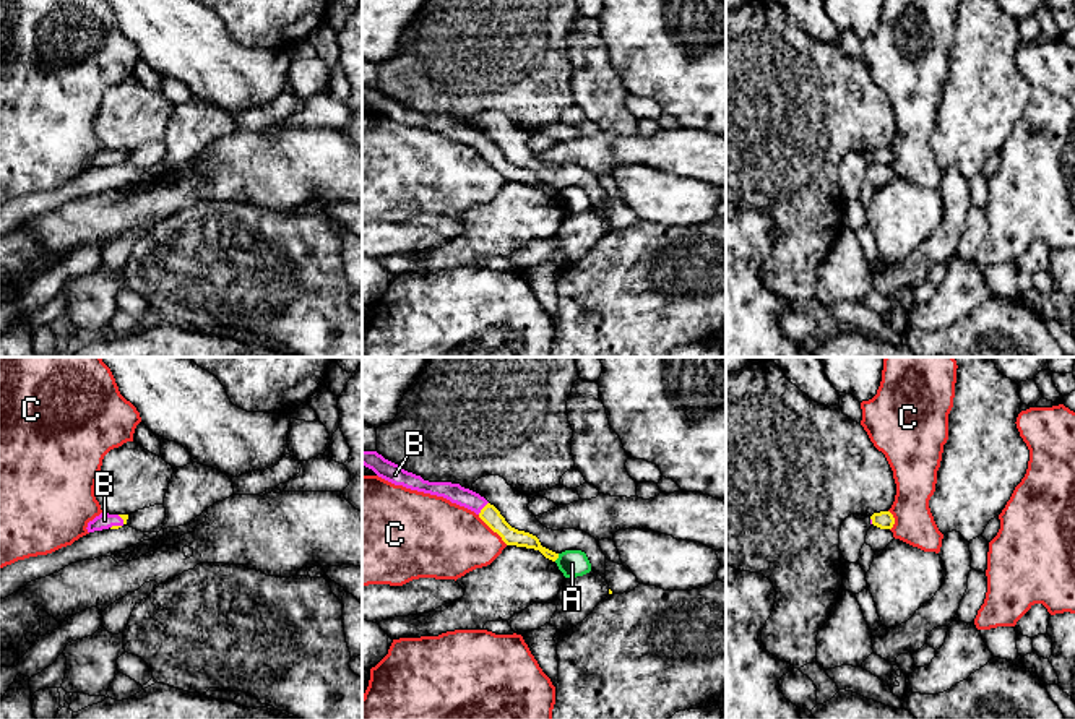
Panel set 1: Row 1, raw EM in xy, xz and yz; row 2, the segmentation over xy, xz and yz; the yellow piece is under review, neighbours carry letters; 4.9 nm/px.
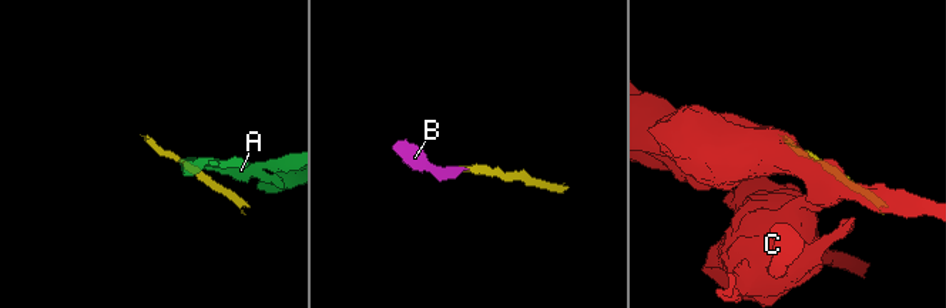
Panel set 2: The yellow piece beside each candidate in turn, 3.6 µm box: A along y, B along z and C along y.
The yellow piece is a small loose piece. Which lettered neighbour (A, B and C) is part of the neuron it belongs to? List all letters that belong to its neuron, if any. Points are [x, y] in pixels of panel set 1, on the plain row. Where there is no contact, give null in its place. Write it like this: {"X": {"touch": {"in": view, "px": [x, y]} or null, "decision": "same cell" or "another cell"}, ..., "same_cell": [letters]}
{"A": {"touch": {"in": "xz", "px": [557, 193]}, "decision": "another cell"}, "B": {"touch": {"in": "xz", "px": [483, 145]}, "decision": "same cell"}, "C": {"touch": {"in": "xz", "px": [492, 166]}, "decision": "another cell"}, "same_cell": ["B"]}

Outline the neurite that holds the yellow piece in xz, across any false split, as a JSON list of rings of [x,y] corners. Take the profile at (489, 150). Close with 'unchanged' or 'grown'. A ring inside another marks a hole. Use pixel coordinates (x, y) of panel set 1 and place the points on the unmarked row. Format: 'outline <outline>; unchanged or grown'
outline [[[362,86],[362,101],[372,105],[378,114],[403,122],[411,127],[443,133],[451,140],[474,148],[507,182],[539,187],[546,195],[555,198],[559,190],[541,182],[539,175],[529,169],[512,164],[500,148],[479,130],[451,118],[429,118],[421,112],[404,107],[398,101],[385,96],[377,88]]]; grown

